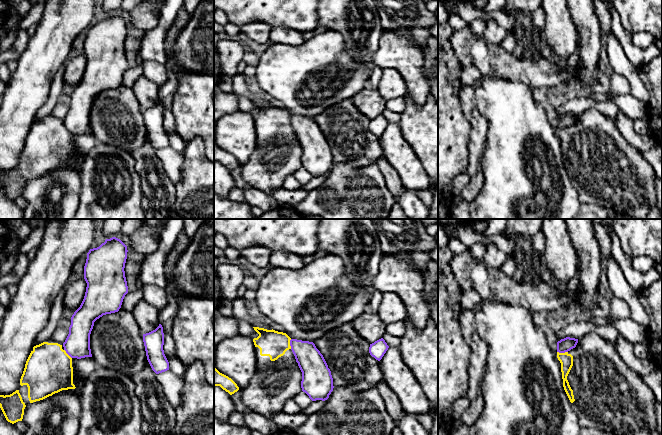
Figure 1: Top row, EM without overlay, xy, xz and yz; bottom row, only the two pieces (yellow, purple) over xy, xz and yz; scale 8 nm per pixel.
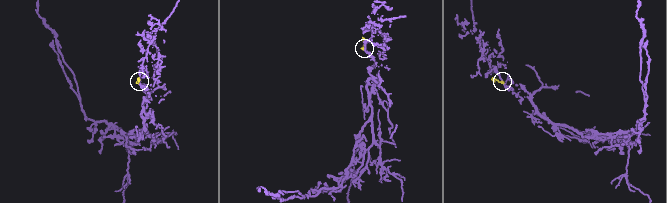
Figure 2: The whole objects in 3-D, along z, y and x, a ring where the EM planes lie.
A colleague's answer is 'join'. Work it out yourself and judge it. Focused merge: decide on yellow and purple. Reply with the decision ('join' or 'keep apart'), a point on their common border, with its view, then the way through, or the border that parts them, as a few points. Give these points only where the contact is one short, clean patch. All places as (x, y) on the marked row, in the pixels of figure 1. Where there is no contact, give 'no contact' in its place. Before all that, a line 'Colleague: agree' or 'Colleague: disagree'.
Colleague: disagree
keep apart; meets yellow in yz at (562, 353); border along yz (557, 351), (567, 352)

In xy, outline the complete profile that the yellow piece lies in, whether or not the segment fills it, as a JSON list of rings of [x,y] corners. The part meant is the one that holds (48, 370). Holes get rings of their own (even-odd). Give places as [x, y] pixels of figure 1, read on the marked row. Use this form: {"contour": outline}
{"contour": [[[50,338],[33,347],[26,361],[18,389],[10,395],[0,395],[0,408],[6,420],[14,424],[22,421],[24,409],[29,403],[43,400],[62,390],[75,388],[72,358],[64,350],[63,344]]]}

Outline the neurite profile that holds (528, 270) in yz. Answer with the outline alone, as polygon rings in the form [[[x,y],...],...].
[[[507,235],[506,238],[512,239],[516,245],[516,254],[514,255],[518,265],[512,278],[519,283],[537,284],[541,280],[540,259],[535,251],[531,237],[522,235]]]

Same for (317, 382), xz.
[[[290,340],[291,350],[302,372],[301,388],[312,401],[325,401],[333,391],[328,365],[313,342]]]

